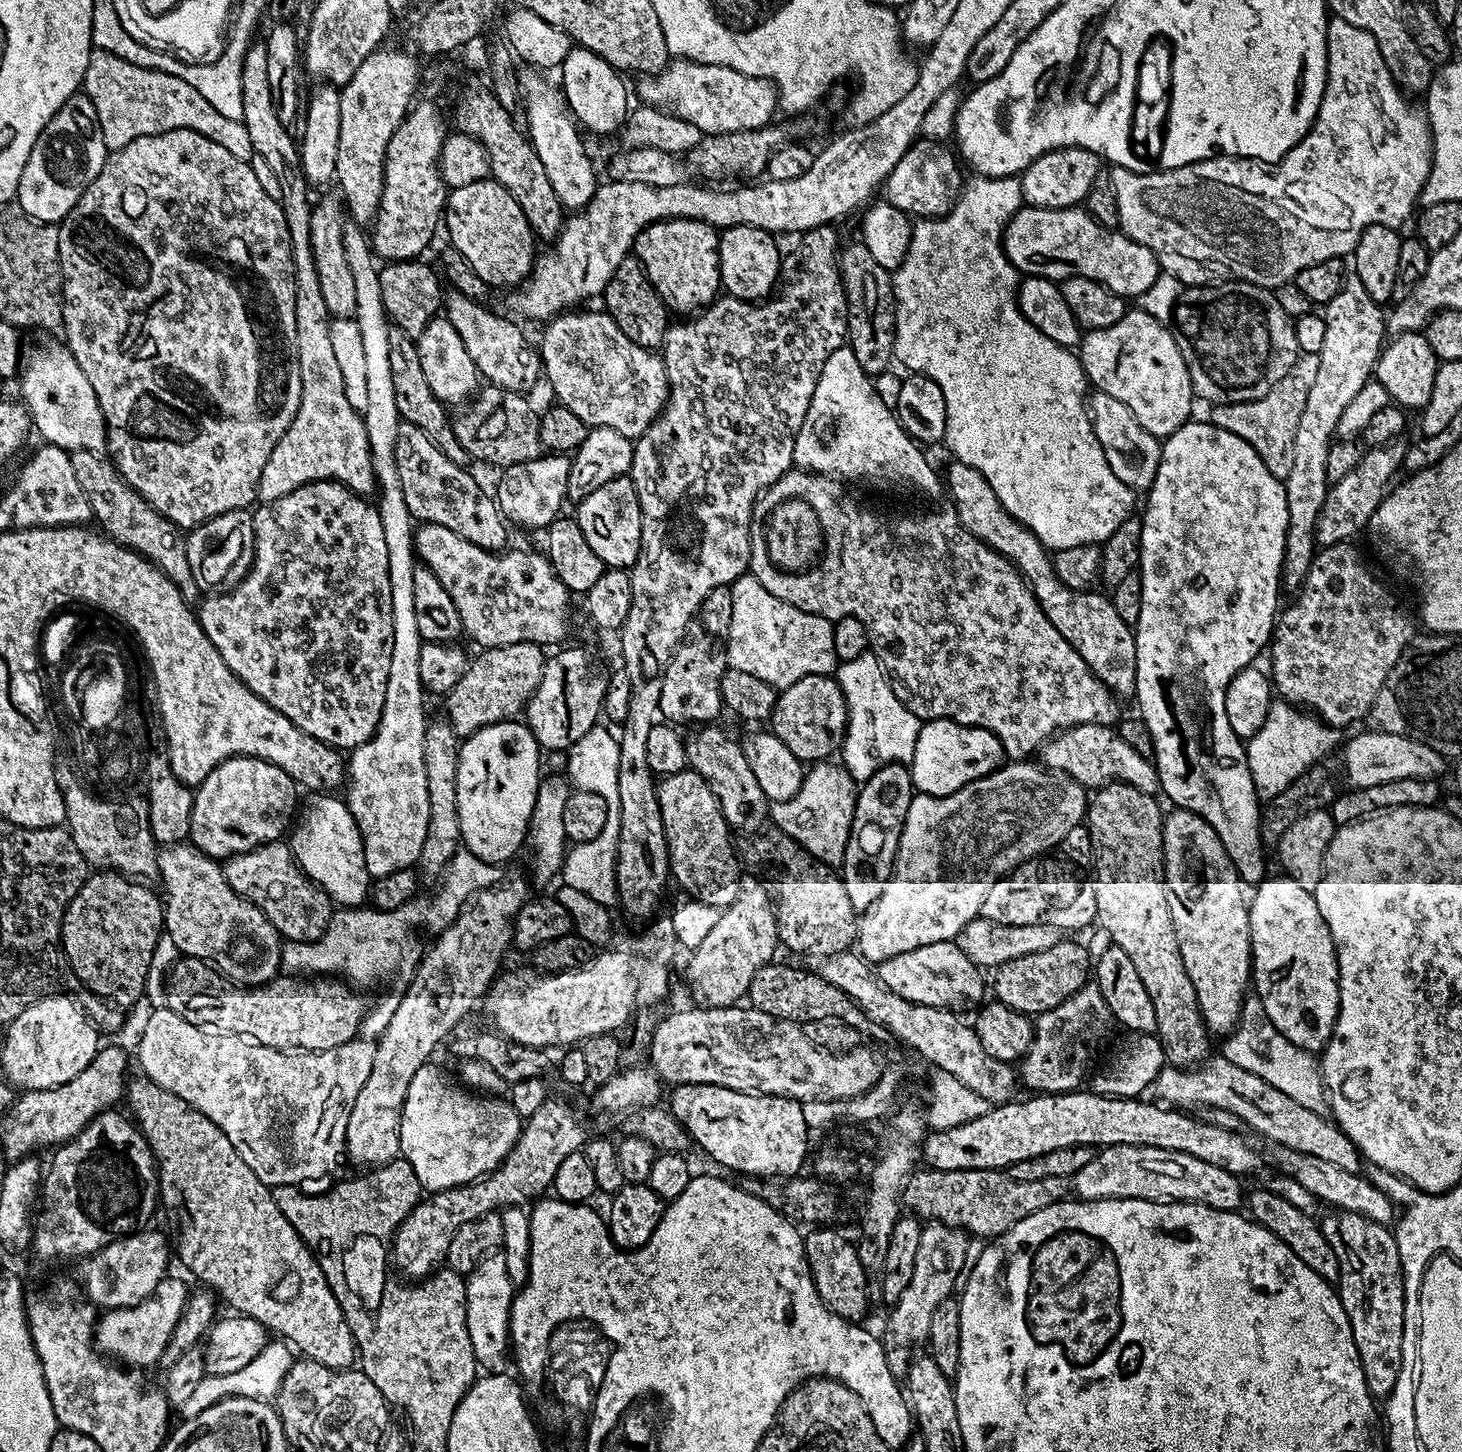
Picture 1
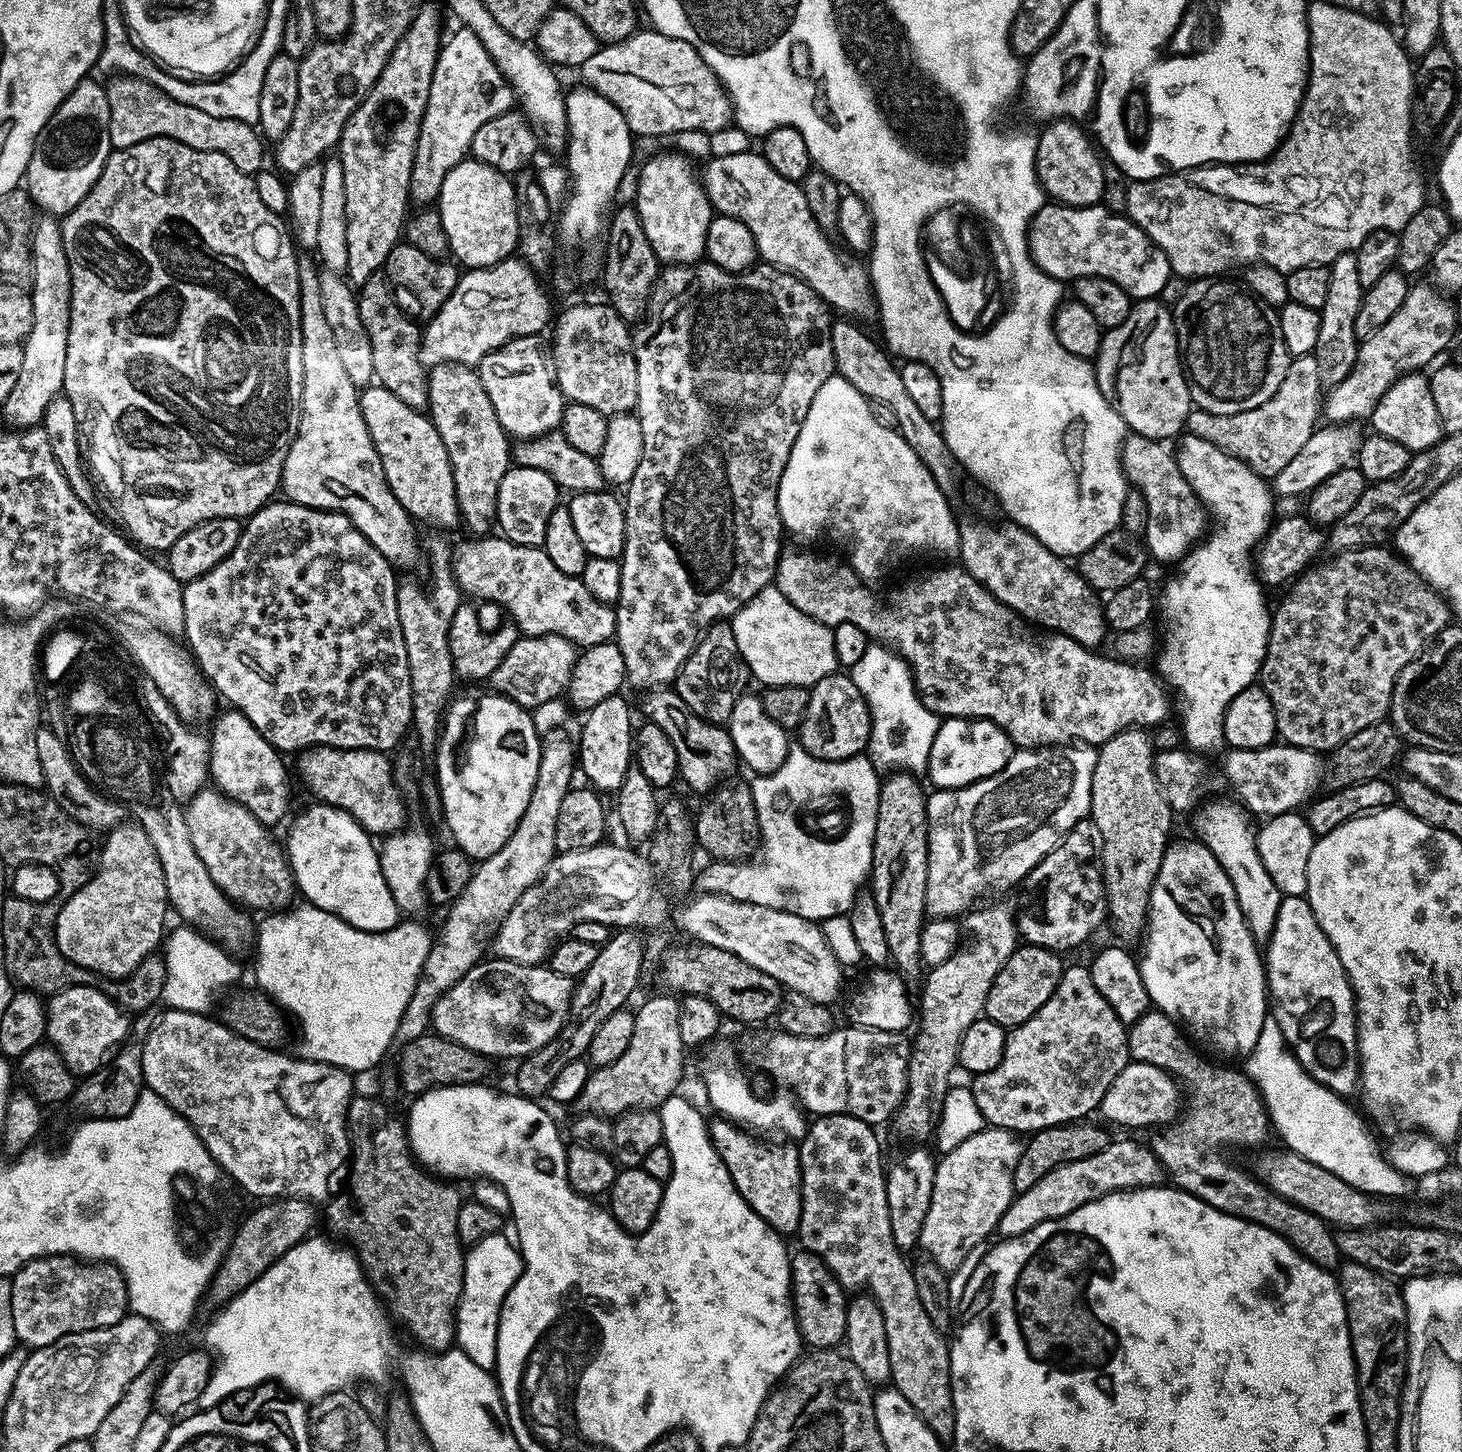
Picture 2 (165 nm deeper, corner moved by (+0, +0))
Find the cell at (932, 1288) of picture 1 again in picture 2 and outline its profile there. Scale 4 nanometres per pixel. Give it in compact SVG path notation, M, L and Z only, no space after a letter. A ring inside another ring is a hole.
M985 1126L961 1145L939 1157L930 1208L918 1241L923 1255L938 1267L953 1270L1000 1225L1000 1216L1013 1198L1014 1166L1022 1154L1021 1137L1005 1128Z

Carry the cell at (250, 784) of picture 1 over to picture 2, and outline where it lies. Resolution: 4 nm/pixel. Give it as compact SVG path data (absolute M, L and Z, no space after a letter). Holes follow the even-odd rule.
M221 711L210 724L212 757L208 770L211 779L224 795L246 806L246 810L250 810L250 814L254 814L258 822L273 826L288 812L288 772L284 769L285 757L241 712L227 711Z

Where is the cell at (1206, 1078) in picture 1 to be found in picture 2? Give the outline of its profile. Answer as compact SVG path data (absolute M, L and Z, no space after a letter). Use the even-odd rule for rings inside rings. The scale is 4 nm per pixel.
M1141 1060L1129 1062L1122 1070L1122 1074L1118 1074L1114 1082L1110 1082L1110 1090L1102 1094L1098 1112L1109 1120L1107 1121L1109 1125L1121 1124L1124 1128L1155 1129L1157 1126L1175 1121L1181 1115L1182 1088L1177 1077L1164 1068Z

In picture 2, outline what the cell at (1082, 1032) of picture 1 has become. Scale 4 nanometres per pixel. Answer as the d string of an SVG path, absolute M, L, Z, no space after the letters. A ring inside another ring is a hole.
M1076 964L1073 968L1072 965L1065 967L1062 978L1054 990L1054 994L1050 994L1047 1002L1026 1023L1008 1032L1006 1046L1002 1054L1002 1062L998 1062L998 1066L994 1066L994 1070L979 1073L973 1079L976 1081L971 1081L970 1087L973 1092L974 1101L978 1104L978 1110L981 1111L985 1121L991 1127L1005 1128L1017 1134L1028 1134L1033 1130L1053 1128L1059 1124L1080 1122L1085 1118L1091 1117L1088 1115L1091 1112L1095 1113L1099 1109L1100 1103L1102 1102L1102 1094L1106 1094L1106 1090L1110 1090L1110 1082L1114 1082L1114 1078L1118 1078L1118 1074L1122 1074L1122 1070L1129 1062L1128 1028L1118 1018L1118 1014L1114 1014L1114 1010L1110 1010L1110 1002L1106 1002L1106 998L1102 998L1102 994L1098 994L1098 986L1094 986L1094 978L1092 977L1091 971L1085 965L1083 968L1082 965Z

